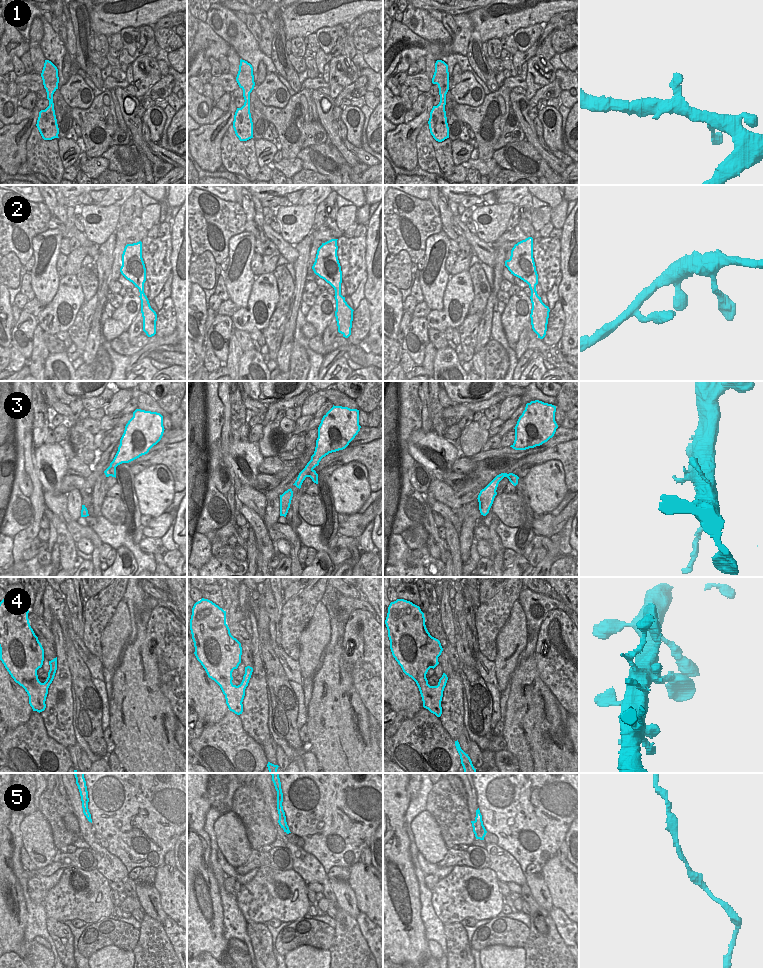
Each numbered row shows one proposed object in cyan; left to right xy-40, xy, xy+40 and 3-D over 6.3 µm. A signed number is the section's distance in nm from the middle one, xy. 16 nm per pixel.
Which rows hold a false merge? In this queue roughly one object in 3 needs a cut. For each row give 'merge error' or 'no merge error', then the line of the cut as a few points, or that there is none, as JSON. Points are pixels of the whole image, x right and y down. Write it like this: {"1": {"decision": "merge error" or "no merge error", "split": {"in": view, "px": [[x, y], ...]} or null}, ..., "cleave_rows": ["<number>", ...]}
{"1": {"decision": "no merge error", "split": null}, "2": {"decision": "no merge error", "split": null}, "3": {"decision": "merge error", "split": {"in": "xy", "px": [[312, 469], [308, 476]]}}, "4": {"decision": "no merge error", "split": null}, "5": {"decision": "no merge error", "split": null}, "cleave_rows": ["3"]}

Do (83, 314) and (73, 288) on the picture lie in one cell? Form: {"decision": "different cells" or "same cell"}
{"decision": "different cells"}

